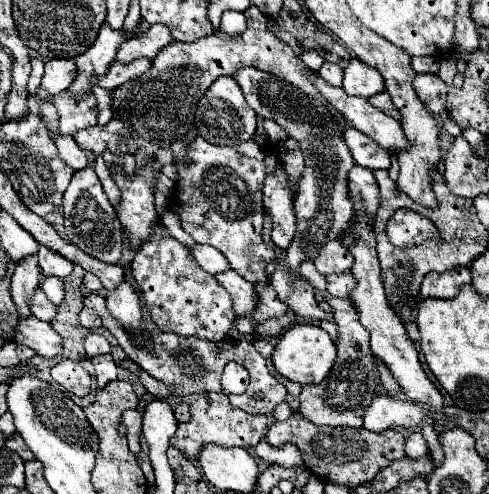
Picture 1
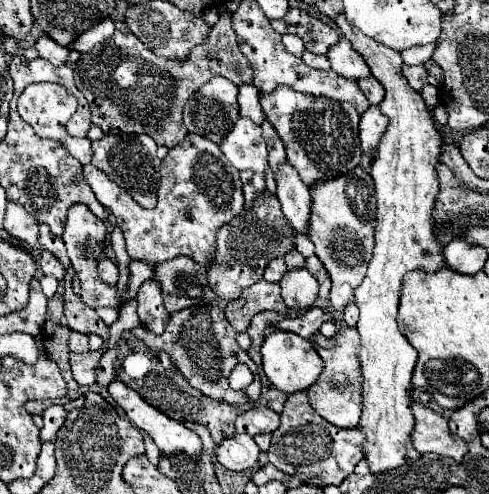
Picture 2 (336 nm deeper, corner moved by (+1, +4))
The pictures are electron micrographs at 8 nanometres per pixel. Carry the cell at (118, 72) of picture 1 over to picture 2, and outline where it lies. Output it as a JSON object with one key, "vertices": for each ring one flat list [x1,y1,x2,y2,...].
{"vertices":[[40,36,36,46,34,46,40,54,40,58,52,62,54,66,62,66,62,64,68,64,68,56,70,56,70,50,68,48,62,48,60,44,56,44,54,40,50,40,50,36]]}

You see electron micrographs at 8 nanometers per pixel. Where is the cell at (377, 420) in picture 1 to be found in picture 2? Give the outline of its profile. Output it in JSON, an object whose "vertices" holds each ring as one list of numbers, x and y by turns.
{"vertices":[[412,402,414,410,414,430,412,430,412,442,414,448,424,454,424,452,434,452,442,456,450,456,454,460,462,460,462,456,468,452,466,442,454,434,448,428,448,420,434,410,420,406,418,402]]}

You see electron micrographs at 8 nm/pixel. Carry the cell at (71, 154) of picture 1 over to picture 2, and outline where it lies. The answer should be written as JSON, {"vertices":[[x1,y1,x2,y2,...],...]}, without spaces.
{"vertices":[[42,82,42,84,30,84,26,86,26,90,20,94,18,98,18,114,22,116,24,122,28,122,34,132,40,138,52,138,60,144,66,146,66,150,80,160,82,164,88,164,92,158,92,148,90,148,90,140,88,138,74,138,66,132,66,122,70,120,70,116,76,112,76,98,60,84,50,84,50,82]]}

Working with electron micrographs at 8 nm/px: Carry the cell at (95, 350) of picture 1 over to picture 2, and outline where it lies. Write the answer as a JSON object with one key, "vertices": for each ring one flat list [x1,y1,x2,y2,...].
{"vertices":[[72,332,70,340,68,340,68,346,70,346,72,352,88,352,90,350,88,336,82,334,82,332]]}

